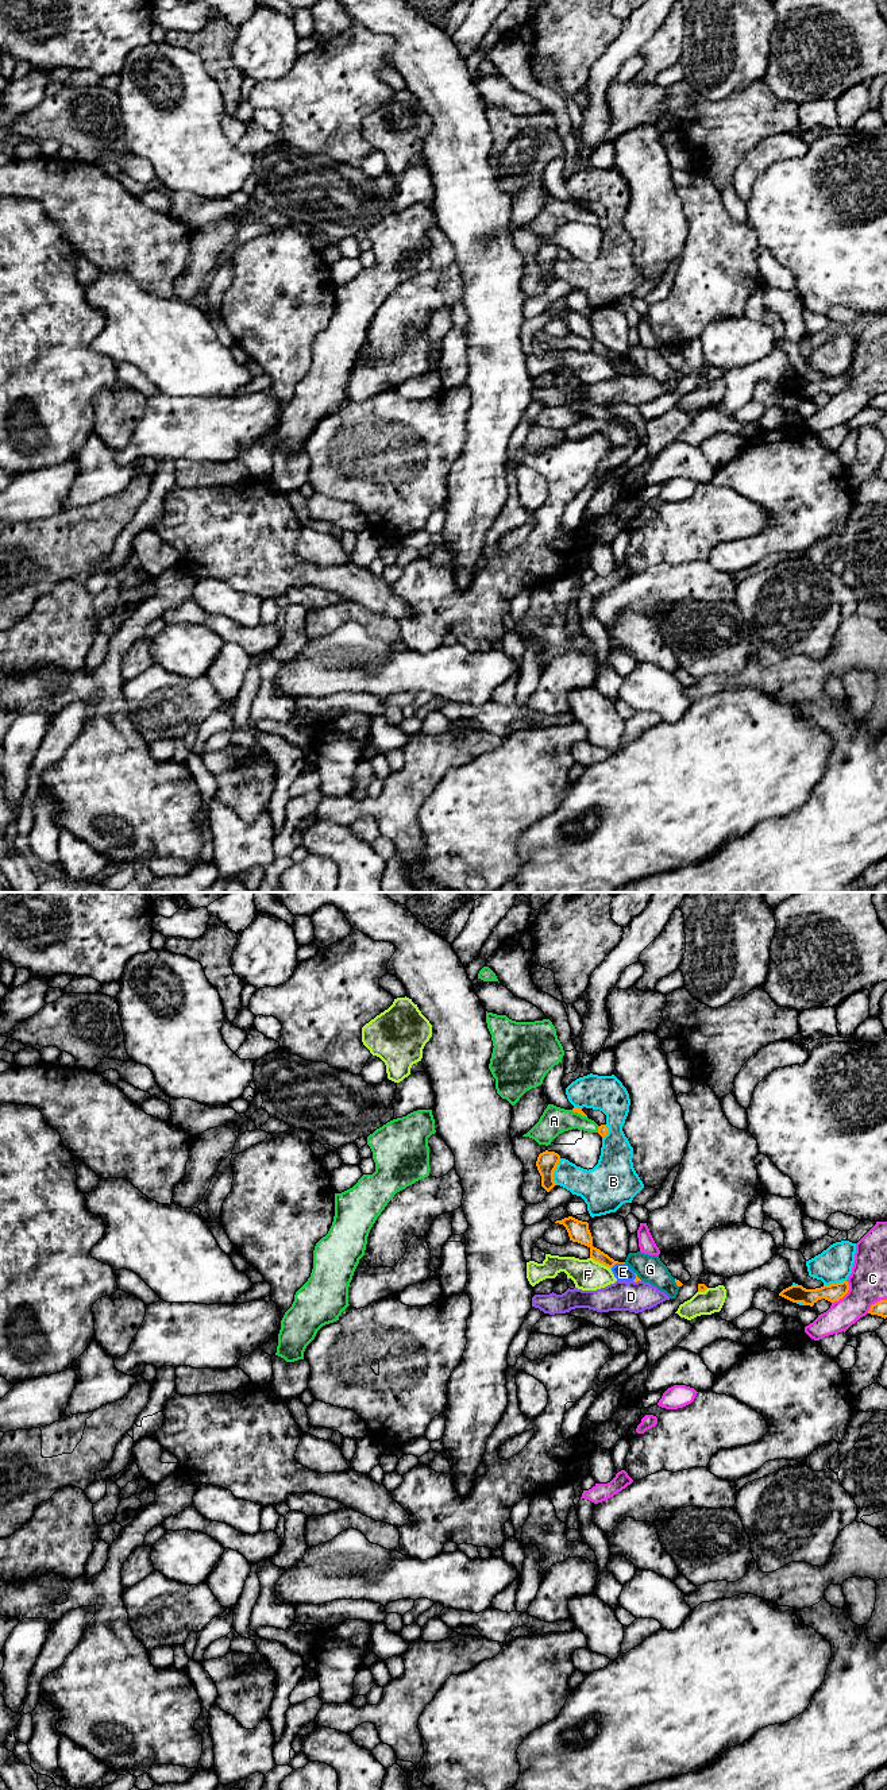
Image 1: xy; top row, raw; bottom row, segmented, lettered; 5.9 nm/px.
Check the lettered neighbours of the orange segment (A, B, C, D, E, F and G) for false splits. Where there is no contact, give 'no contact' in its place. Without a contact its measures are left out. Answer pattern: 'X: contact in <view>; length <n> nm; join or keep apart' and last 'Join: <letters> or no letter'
A: contact in xy; length 110 nm; keep apart
B: contact in xy; length 160 nm; keep apart
C: contact in xy; length 170 nm; keep apart
D: contact in xy; length 50 nm; keep apart
E: contact in xy; length 100 nm; keep apart
F: contact in xy; length 150 nm; keep apart
G: contact in xy; length 70 nm; keep apart
Join: no letter

